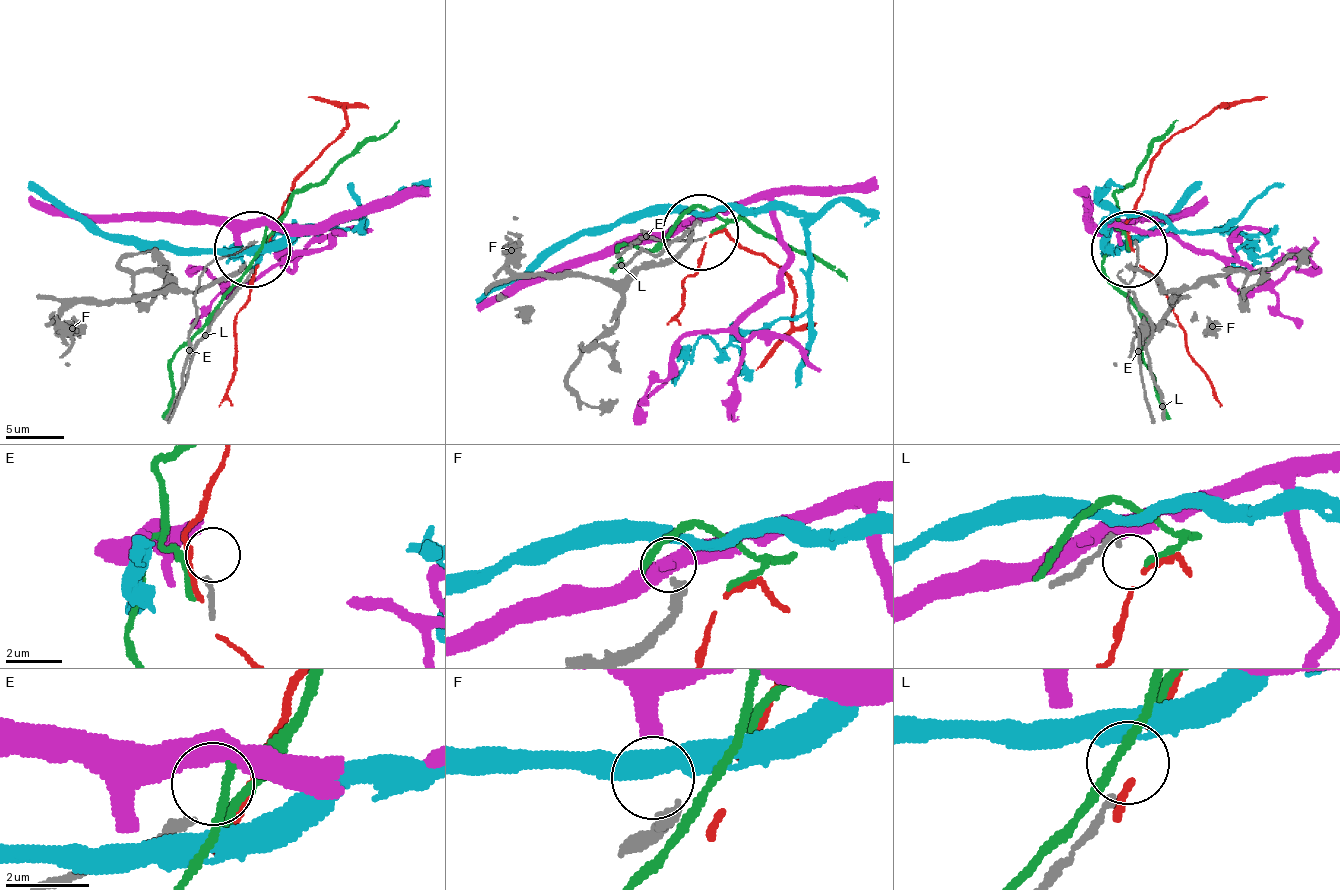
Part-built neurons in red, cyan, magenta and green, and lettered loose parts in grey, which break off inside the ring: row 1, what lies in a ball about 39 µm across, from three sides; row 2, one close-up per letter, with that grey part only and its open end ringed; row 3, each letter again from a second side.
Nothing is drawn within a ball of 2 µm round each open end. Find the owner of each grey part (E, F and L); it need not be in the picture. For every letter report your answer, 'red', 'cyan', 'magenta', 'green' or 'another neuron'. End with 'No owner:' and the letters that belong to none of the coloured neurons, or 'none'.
E: another neuron
F: cyan
L: another neuron
No owner: E, L

